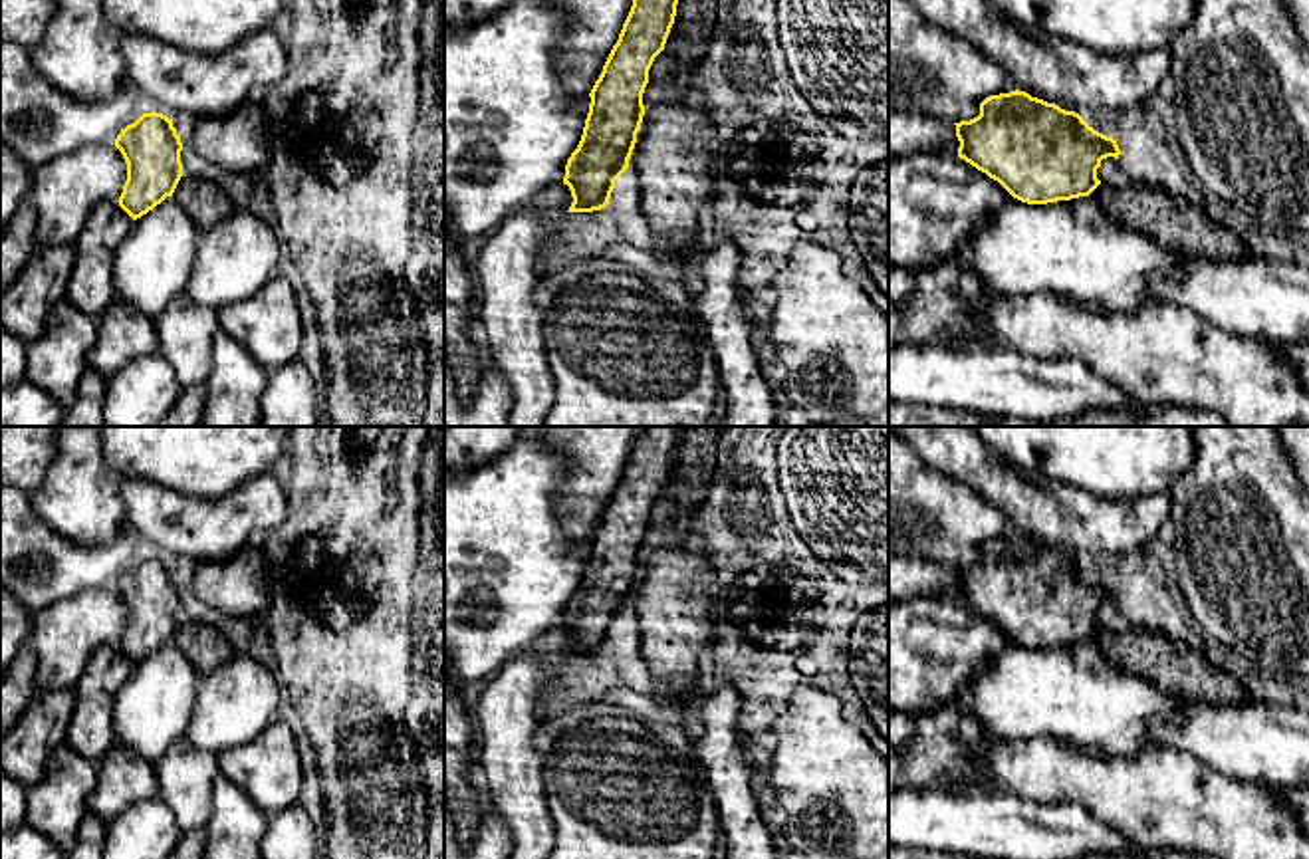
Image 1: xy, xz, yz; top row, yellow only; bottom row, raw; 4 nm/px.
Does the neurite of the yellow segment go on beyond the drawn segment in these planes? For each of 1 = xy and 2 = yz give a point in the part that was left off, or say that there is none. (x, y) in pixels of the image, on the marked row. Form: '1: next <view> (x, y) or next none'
1: next none
2: next none

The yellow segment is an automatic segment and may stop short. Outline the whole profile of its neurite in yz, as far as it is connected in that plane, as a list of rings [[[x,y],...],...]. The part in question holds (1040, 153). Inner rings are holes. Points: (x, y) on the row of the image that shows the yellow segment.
[[[1019,89],[986,97],[978,117],[954,125],[960,141],[958,157],[1027,204],[1089,196],[1101,184],[1097,179],[1101,161],[1121,155],[1117,141],[1095,131],[1079,113]]]

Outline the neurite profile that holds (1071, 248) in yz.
[[[1089,196],[1047,204],[1010,198],[984,218],[976,236],[946,264],[972,270],[986,288],[1006,298],[1047,292],[1105,313],[1136,311],[1154,304],[1148,282],[1156,272],[1170,280],[1184,276],[1182,256],[1127,224],[1117,224]]]

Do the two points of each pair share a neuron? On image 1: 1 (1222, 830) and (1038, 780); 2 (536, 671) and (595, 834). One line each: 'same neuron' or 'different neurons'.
1: same neuron
2: different neurons

